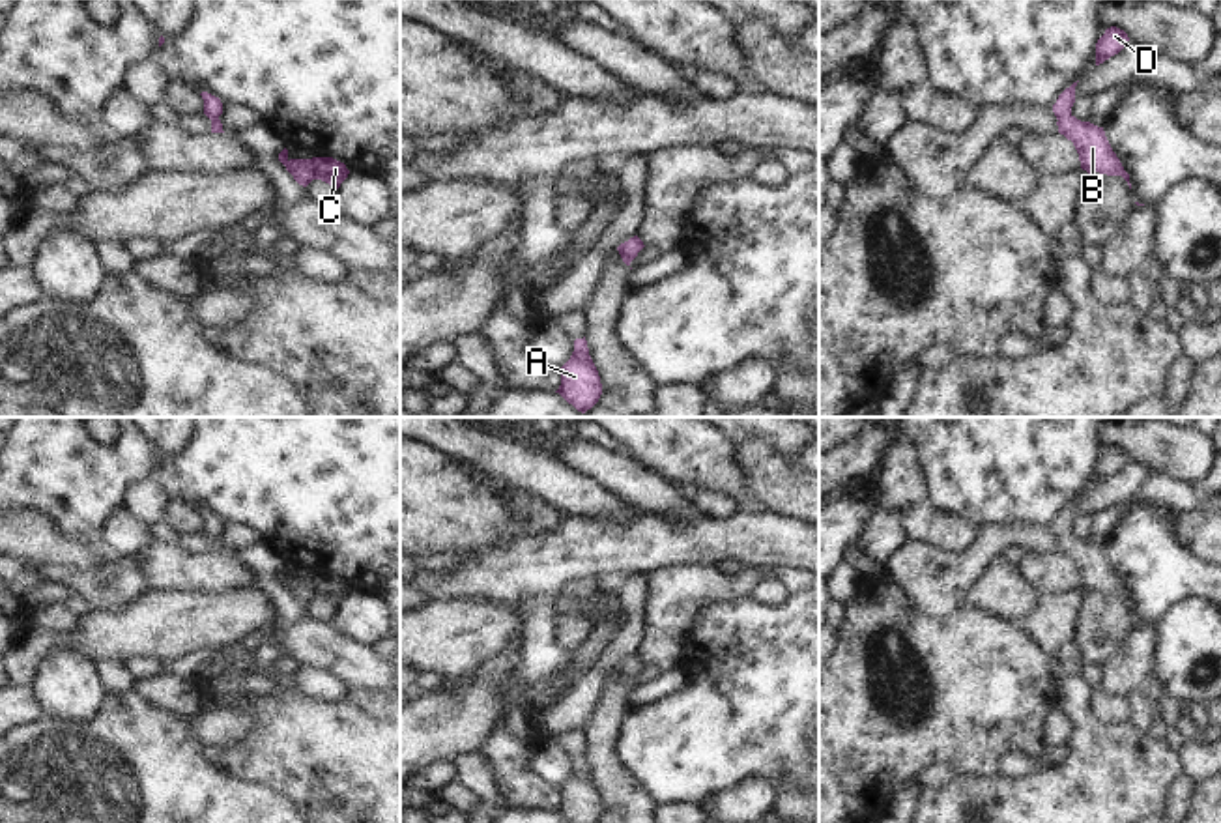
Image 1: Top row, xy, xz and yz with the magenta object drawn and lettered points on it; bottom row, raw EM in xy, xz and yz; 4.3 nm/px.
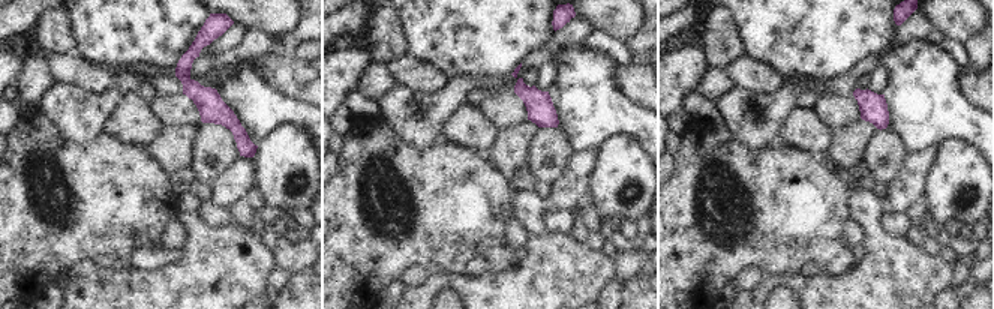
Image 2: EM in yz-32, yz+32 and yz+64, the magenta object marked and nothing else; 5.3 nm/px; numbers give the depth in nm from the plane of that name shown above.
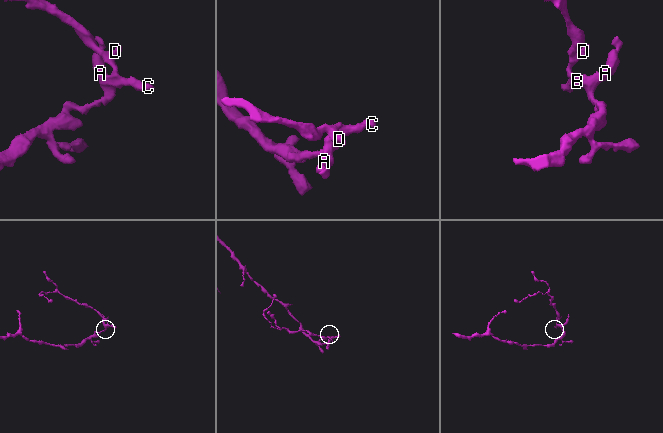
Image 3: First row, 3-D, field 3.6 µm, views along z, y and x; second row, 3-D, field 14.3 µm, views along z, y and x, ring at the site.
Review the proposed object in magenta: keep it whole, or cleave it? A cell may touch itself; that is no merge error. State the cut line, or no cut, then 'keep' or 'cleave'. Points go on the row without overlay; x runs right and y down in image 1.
no cut; keep

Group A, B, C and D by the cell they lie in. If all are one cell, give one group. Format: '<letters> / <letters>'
A B C D

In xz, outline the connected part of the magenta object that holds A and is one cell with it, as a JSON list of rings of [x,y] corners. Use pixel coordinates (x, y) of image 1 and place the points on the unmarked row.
[[[576,758],[570,778],[561,786],[561,804],[555,810],[568,823],[596,823],[602,814],[598,789],[589,774],[587,759]]]

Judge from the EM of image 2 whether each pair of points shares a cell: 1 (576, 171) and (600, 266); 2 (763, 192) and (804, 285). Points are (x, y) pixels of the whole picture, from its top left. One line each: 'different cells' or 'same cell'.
1: different cells
2: different cells

